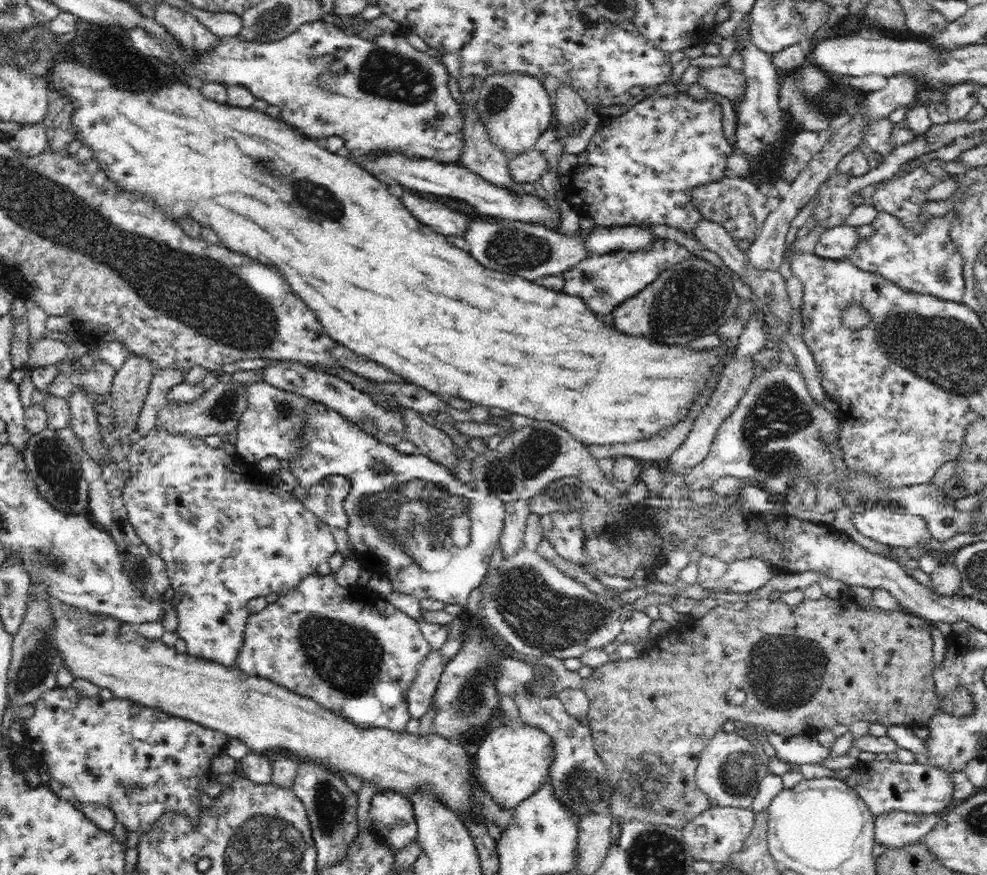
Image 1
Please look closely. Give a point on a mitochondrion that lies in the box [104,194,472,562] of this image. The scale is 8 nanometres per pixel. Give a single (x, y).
(222, 410)

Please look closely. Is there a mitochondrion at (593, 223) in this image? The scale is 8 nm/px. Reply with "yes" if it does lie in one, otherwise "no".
no

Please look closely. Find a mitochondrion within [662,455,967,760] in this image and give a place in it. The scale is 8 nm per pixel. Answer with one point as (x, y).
(785, 672)

